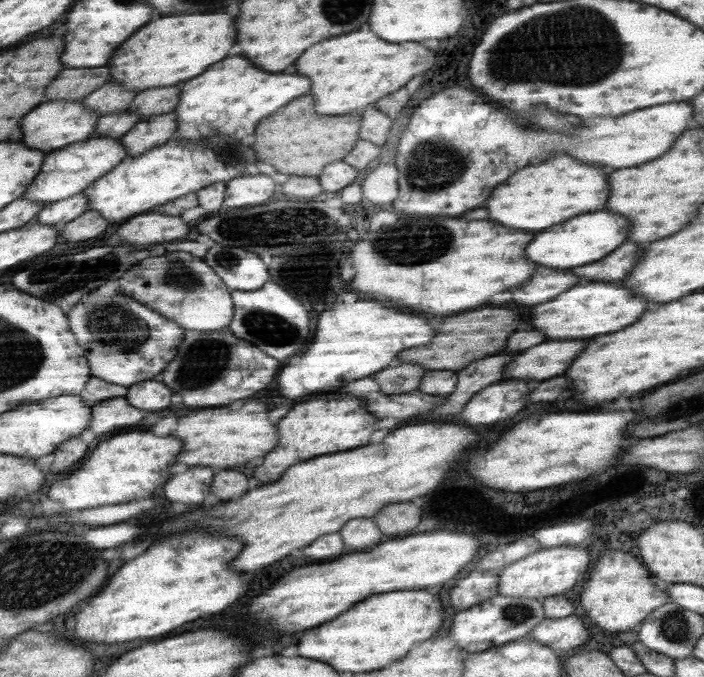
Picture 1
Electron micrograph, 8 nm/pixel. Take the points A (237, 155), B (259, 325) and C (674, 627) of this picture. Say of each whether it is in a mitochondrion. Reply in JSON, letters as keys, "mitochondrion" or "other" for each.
{"A":"mitochondrion","B":"mitochondrion","C":"mitochondrion"}

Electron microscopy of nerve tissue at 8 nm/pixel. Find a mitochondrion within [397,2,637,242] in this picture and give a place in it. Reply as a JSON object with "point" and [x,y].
{"point":[603,53]}

